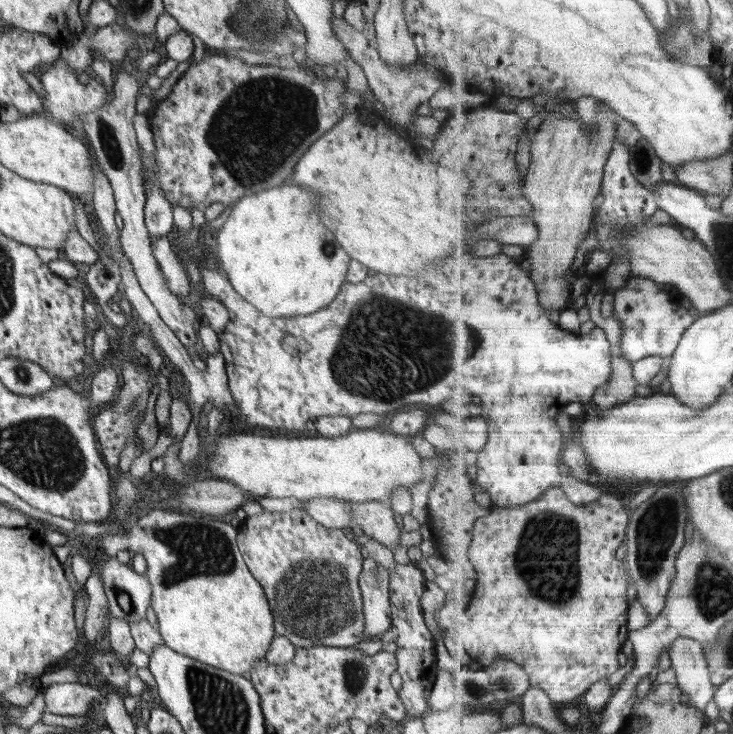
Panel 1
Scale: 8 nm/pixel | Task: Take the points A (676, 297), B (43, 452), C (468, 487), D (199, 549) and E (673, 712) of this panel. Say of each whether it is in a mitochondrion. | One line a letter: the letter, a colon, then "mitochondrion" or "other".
A: other
B: mitochondrion
C: other
D: mitochondrion
E: other

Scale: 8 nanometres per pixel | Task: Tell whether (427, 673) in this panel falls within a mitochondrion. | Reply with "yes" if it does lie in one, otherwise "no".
no

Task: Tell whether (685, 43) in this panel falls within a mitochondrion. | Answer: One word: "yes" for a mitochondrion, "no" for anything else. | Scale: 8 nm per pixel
yes

